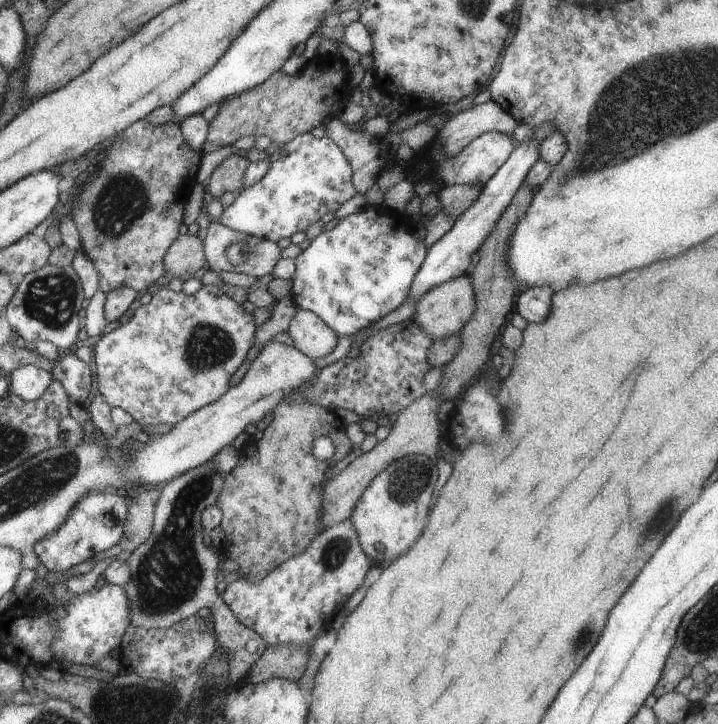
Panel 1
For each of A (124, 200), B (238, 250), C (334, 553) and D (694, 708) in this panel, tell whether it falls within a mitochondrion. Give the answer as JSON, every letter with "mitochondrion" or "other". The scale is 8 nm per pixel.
{"A":"mitochondrion","B":"mitochondrion","C":"mitochondrion","D":"other"}

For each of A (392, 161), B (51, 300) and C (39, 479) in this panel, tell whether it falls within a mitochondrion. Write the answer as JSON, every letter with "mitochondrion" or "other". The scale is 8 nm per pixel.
{"A":"other","B":"mitochondrion","C":"mitochondrion"}

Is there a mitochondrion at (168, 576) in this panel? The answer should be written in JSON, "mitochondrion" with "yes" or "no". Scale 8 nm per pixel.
{"mitochondrion":"yes"}

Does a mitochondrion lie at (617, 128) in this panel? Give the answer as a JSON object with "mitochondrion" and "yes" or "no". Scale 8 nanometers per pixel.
{"mitochondrion":"yes"}

